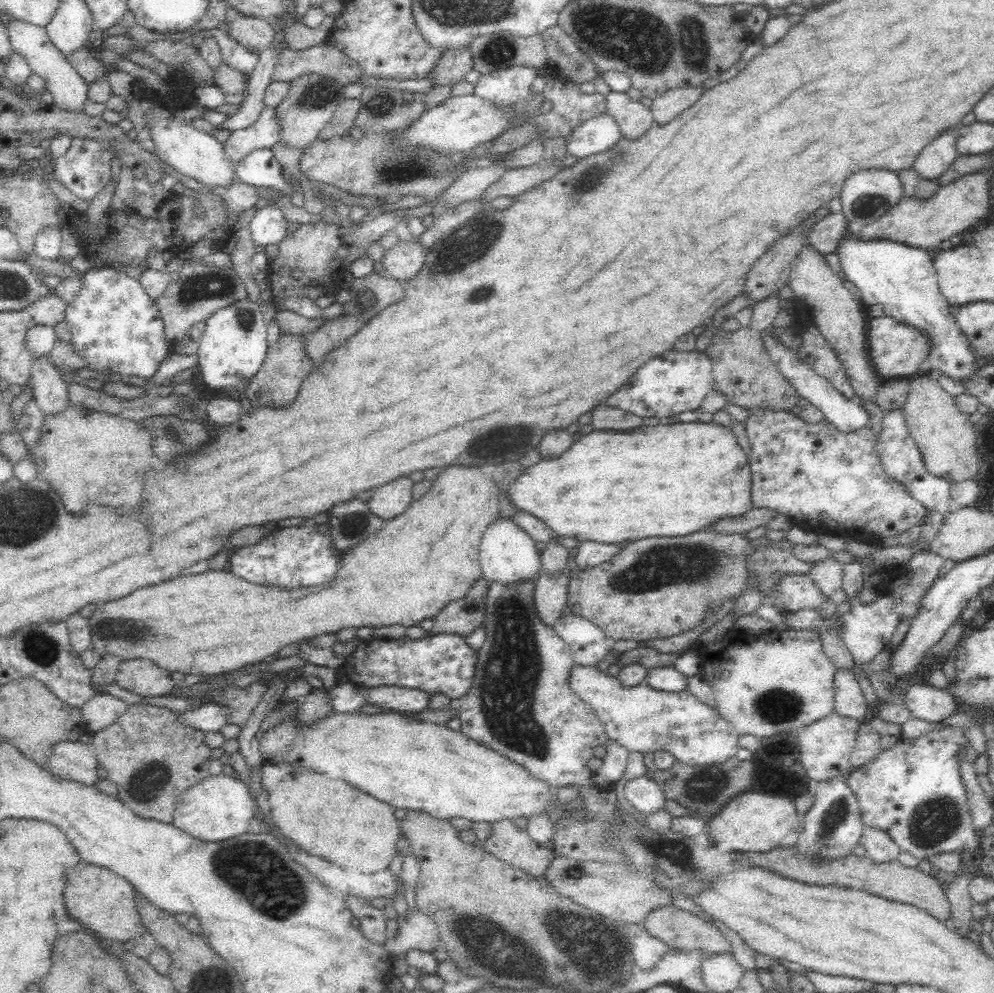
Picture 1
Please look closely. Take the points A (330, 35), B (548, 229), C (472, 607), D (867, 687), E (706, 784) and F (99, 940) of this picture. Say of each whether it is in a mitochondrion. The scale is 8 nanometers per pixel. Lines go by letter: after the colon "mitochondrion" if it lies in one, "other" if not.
A: other
B: other
C: mitochondrion
D: other
E: mitochondrion
F: other

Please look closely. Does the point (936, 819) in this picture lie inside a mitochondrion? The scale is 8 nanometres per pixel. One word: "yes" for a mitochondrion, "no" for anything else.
yes

